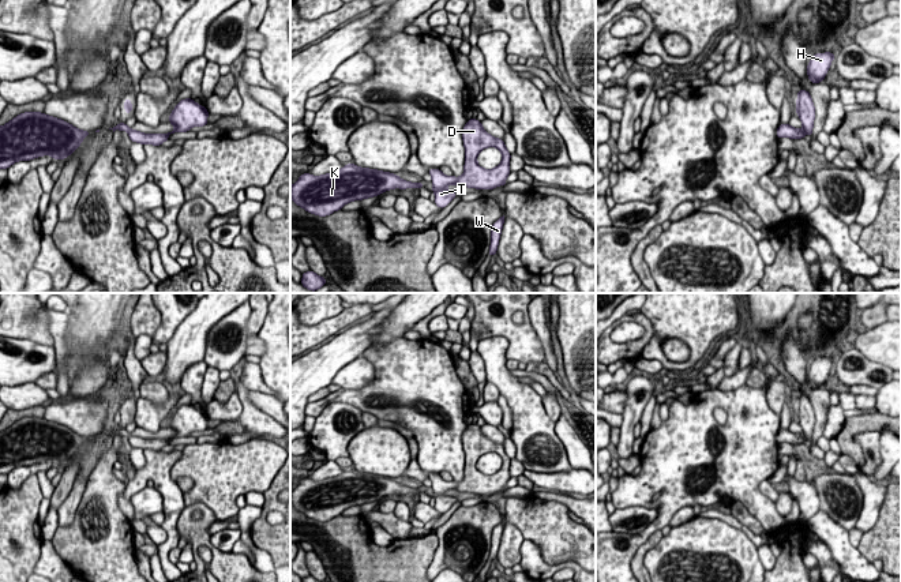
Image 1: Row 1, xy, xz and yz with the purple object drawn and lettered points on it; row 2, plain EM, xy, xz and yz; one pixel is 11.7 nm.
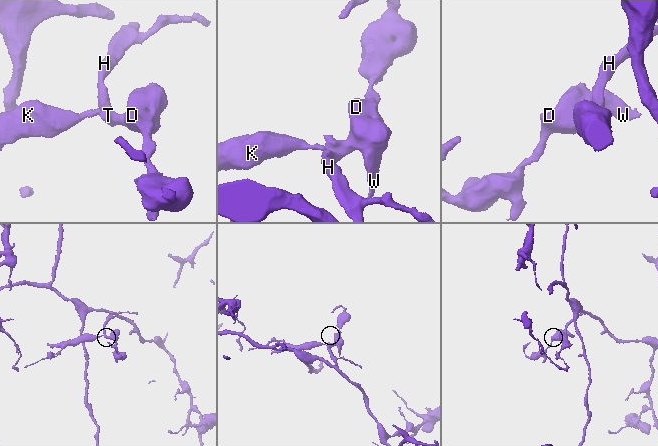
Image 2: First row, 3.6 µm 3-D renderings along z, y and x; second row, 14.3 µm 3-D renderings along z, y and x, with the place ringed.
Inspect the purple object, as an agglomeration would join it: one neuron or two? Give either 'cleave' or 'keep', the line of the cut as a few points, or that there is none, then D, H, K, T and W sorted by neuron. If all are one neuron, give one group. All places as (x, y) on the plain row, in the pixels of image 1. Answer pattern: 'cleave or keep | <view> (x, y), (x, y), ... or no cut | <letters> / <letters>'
cleave | xy (131, 435), (128, 438) | D H T W / K

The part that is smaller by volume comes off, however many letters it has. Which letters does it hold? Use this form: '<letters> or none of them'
K

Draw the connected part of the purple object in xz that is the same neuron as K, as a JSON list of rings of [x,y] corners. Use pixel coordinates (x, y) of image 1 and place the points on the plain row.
[[[346,469],[322,481],[304,478],[290,491],[290,504],[305,517],[326,522],[353,506],[378,502],[394,493],[421,493],[423,488],[402,485],[398,480]]]

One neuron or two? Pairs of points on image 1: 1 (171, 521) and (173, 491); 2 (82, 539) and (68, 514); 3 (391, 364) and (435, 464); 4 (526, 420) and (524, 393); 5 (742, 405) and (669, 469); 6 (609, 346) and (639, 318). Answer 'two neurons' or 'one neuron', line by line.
1: one neuron
2: two neurons
3: one neuron
4: one neuron
5: one neuron
6: one neuron

